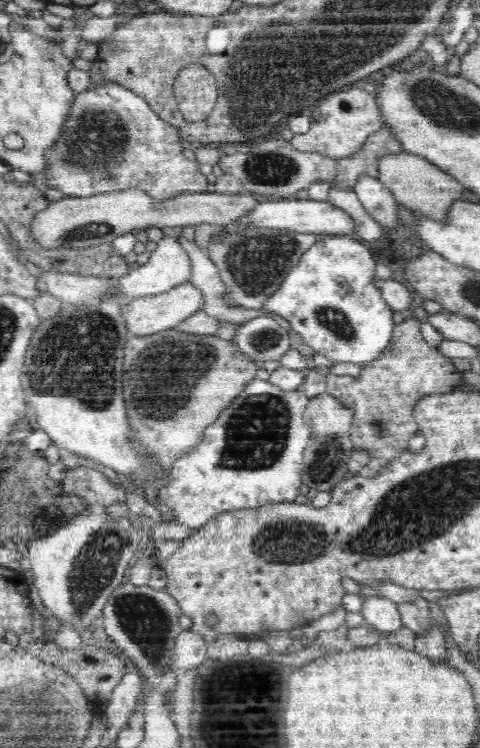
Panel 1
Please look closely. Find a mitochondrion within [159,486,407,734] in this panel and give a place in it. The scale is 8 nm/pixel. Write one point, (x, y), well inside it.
(266, 676)

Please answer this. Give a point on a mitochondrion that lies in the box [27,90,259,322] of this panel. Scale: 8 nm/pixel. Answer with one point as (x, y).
(98, 138)

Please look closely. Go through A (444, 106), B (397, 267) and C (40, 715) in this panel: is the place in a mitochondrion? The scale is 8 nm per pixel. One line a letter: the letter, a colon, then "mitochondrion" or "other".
A: mitochondrion
B: other
C: mitochondrion

